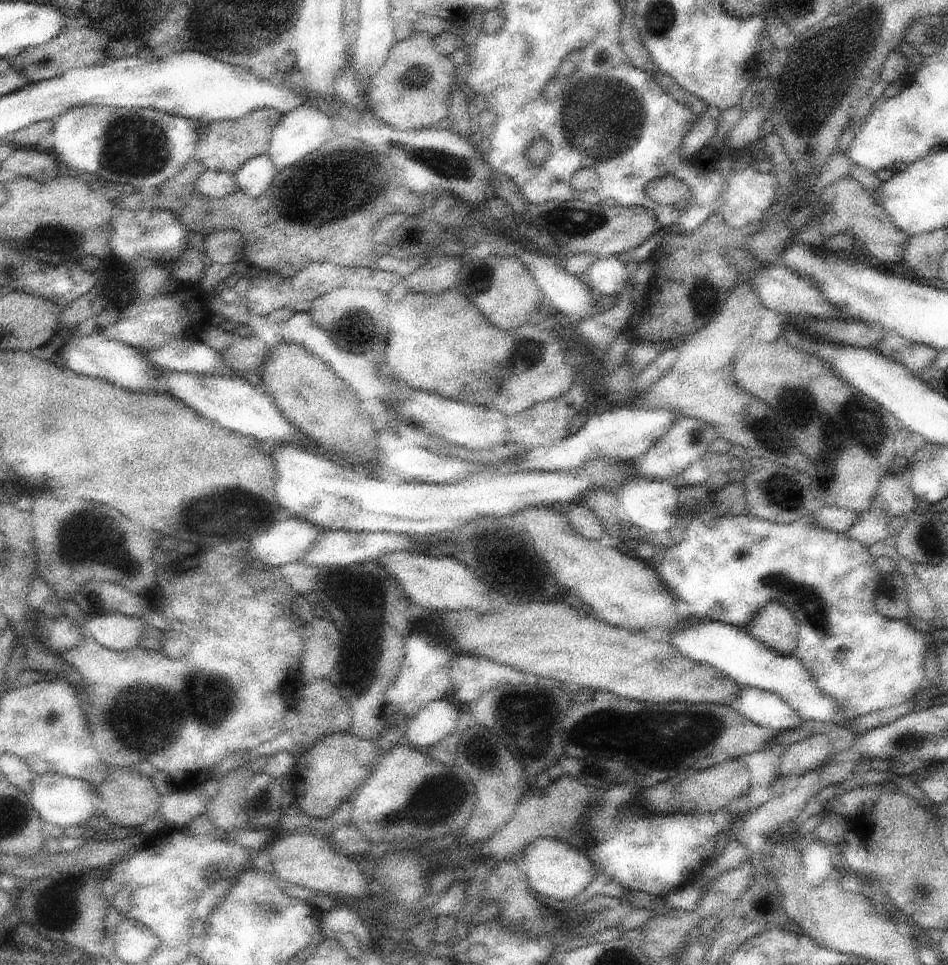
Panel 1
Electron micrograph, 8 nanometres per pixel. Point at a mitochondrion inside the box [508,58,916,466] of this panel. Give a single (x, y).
(600, 117)

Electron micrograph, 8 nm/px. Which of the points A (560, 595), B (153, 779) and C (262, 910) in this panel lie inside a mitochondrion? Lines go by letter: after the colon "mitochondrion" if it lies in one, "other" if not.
A: other
B: other
C: mitochondrion

